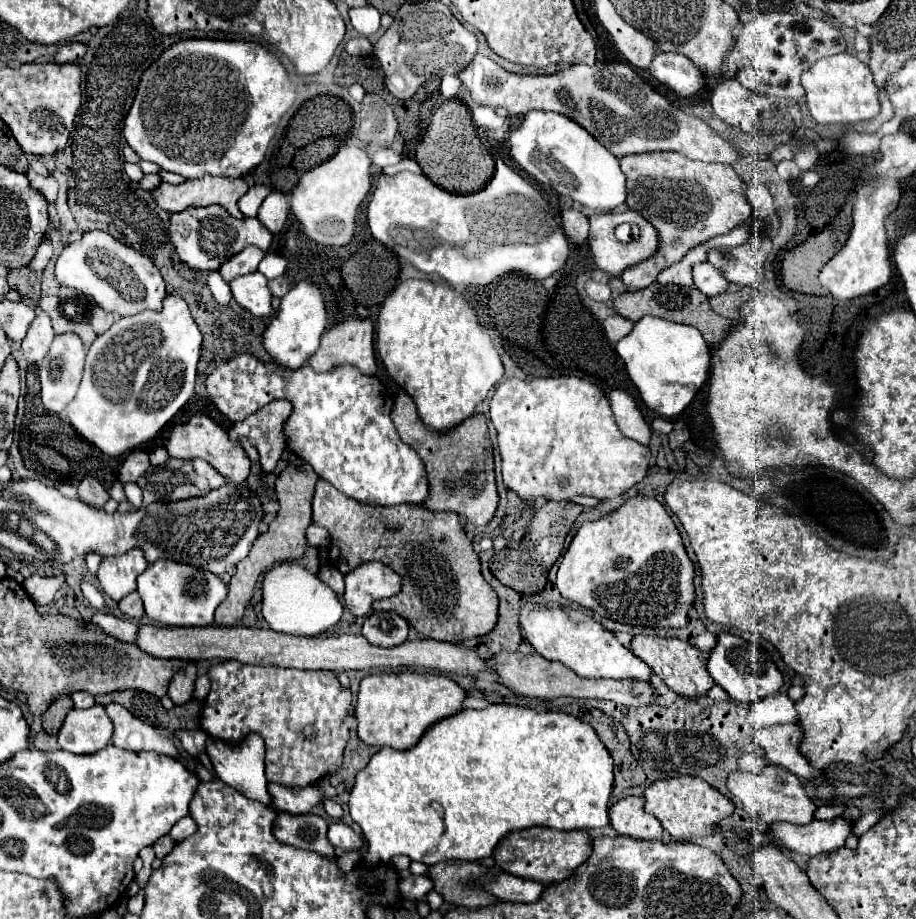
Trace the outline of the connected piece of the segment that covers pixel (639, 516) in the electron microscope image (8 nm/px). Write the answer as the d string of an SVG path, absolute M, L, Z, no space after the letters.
M646 496L628 498L626 504L600 520L584 522L562 558L556 584L566 600L598 612L604 618L634 626L684 628L688 624L688 612L696 600L694 564L684 550L680 532L666 508L656 498Z

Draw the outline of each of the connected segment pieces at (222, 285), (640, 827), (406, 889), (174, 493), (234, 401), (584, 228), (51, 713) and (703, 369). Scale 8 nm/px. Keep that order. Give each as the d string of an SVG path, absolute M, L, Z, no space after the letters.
M210 272L206 278L206 284L212 290L212 296L216 298L216 302L222 306L228 306L228 302L232 300L232 292L228 282L220 276L220 272Z
M628 796L610 808L610 826L634 840L662 840L660 822L644 810L644 796Z
M408 874L402 882L400 882L400 892L406 900L418 900L424 898L424 894L428 894L432 890L432 882L428 876L414 876Z
M168 458L164 464L156 468L148 468L146 474L142 474L136 482L144 492L144 506L152 502L178 502L188 500L194 496L204 496L210 490L226 486L226 478L220 476L206 460L174 460Z
M242 352L220 362L206 376L206 392L232 424L272 400L290 400L292 414L284 424L286 446L302 456L320 478L358 502L422 504L428 496L424 464L414 448L400 440L390 420L392 396L378 378L362 374L352 364L340 364L330 372L314 372L308 364L292 370Z
M570 208L570 210L562 212L562 228L564 228L568 240L574 244L582 244L588 238L588 218L580 210Z
M60 696L58 700L54 700L54 704L42 714L42 726L48 734L58 734L66 714L70 712L70 708L74 708L70 696Z
M656 316L638 320L628 336L616 344L630 380L640 390L648 408L664 418L678 416L702 388L710 370L710 350L698 328L676 324Z

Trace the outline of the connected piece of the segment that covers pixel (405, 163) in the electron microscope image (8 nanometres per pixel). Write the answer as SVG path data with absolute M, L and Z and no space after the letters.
M402 158L398 164L384 168L384 172L390 174L390 176L394 176L394 174L398 174L398 172L404 172L404 170L410 170L410 172L414 172L414 174L422 174L420 164L418 164L416 160L412 160L412 158Z

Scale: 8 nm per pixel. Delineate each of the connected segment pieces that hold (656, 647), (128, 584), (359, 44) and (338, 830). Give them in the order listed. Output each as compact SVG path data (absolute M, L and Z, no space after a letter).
M634 636L632 640L632 652L644 660L654 674L658 674L668 688L672 688L678 696L686 698L686 700L696 700L698 696L704 696L712 686L714 680L710 678L708 670L706 670L706 662L708 662L708 654L698 650L696 646L682 642L678 638L654 638L654 636Z
M134 548L120 556L104 556L102 564L96 572L102 590L112 598L120 600L136 590L136 578L148 566L144 552Z
M364 36L352 38L346 42L346 52L352 56L368 56L368 54L372 54L372 44Z
M330 822L328 826L328 838L330 842L344 852L356 850L362 844L362 836L358 836L350 826L346 826L344 822Z

